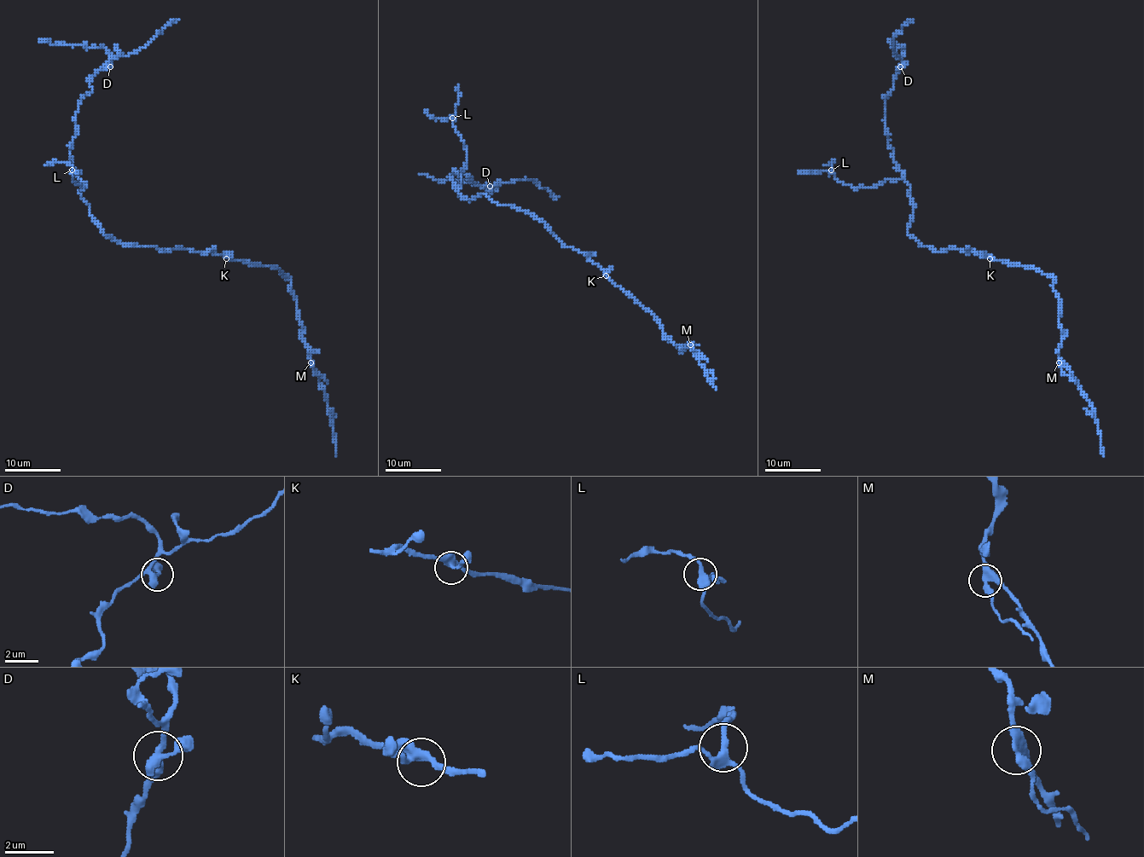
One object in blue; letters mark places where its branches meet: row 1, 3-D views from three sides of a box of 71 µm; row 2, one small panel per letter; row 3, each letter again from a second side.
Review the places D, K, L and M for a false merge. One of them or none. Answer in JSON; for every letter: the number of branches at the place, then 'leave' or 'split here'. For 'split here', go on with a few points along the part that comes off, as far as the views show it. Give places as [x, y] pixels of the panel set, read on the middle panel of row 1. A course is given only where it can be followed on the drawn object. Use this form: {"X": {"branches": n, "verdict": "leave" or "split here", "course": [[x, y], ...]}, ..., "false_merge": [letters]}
{"D": {"branches": 3, "verdict": "leave"}, "K": {"branches": 3, "verdict": "leave"}, "L": {"branches": 3, "verdict": "leave"}, "M": {"branches": 3, "verdict": "split here", "course": [[690, 344], [706, 361]]}, "false_merge": ["M"]}

